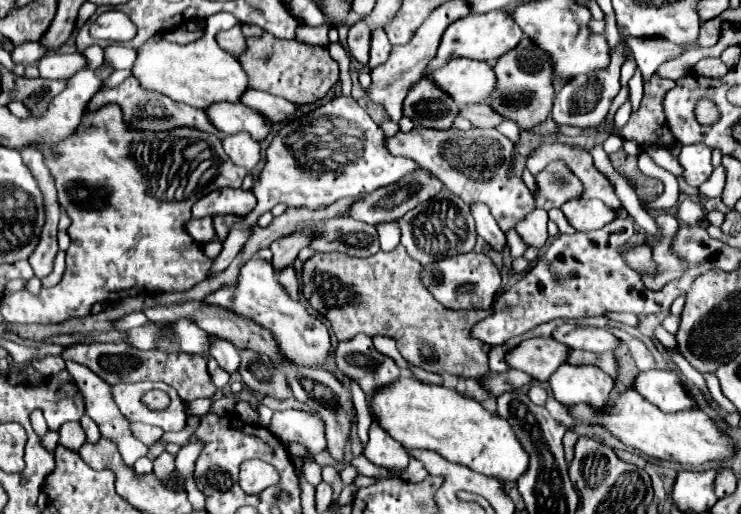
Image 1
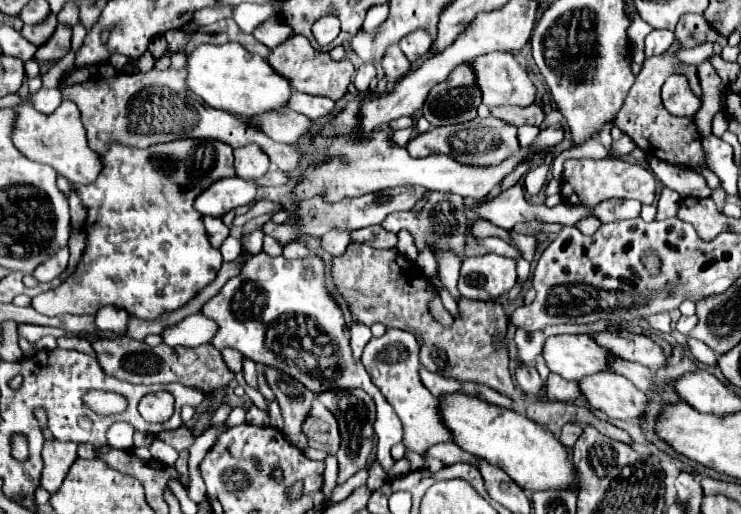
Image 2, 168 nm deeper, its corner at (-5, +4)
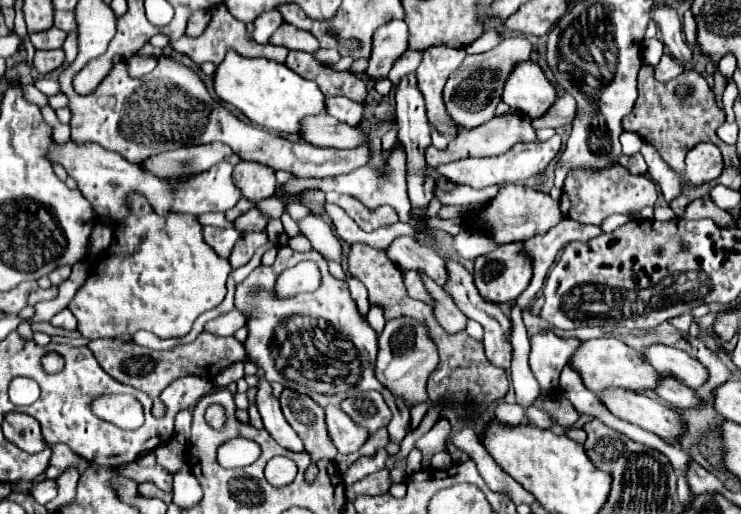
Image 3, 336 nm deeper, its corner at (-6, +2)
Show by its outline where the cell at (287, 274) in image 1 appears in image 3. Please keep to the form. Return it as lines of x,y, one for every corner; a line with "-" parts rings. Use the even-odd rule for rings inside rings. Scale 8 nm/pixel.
298,234
294,238
289,239
288,244
293,250
298,252
306,252
312,249
310,241
304,237
302,234

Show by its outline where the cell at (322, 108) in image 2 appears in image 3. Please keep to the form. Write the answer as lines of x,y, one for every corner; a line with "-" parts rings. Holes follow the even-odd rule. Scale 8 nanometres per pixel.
346,97
326,99
326,113
348,125
356,125
362,119
362,109
364,109
362,103
354,103

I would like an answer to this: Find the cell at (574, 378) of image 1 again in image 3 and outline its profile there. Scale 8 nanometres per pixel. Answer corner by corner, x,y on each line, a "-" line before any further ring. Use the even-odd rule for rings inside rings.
616,387
602,391
600,399
618,419
652,431
662,439
678,439
678,435
682,433
680,417
672,409
668,409
666,403
644,393

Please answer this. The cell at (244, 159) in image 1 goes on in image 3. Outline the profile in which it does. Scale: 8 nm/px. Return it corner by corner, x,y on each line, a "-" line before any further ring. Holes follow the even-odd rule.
240,161
234,167
234,183
240,187
242,195
250,201
262,201
274,195
276,177
274,169
256,161

